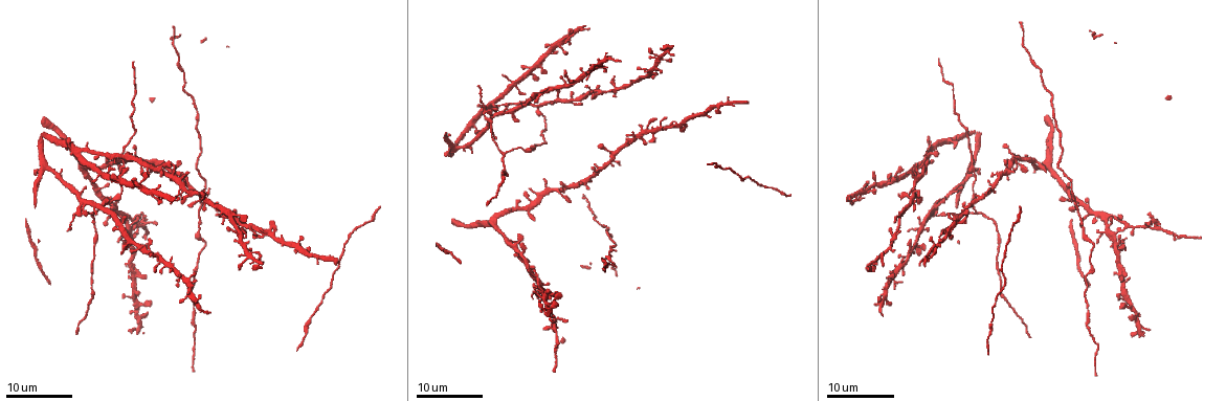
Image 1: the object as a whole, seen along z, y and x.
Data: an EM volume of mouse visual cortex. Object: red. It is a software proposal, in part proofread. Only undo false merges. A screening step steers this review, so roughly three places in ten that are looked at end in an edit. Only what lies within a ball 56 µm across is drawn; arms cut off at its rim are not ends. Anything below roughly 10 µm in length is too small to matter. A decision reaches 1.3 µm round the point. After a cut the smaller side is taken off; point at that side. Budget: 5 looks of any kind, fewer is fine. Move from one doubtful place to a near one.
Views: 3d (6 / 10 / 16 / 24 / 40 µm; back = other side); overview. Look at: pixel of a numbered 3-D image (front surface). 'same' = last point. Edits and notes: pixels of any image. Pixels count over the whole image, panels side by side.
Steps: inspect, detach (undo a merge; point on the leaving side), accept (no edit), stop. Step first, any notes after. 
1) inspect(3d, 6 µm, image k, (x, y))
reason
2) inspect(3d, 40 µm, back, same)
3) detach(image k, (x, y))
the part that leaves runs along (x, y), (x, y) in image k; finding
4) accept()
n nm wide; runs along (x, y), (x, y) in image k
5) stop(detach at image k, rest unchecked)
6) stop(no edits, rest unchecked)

inspect(3d, 24 µm, image 1, (563, 194))
four arms meet

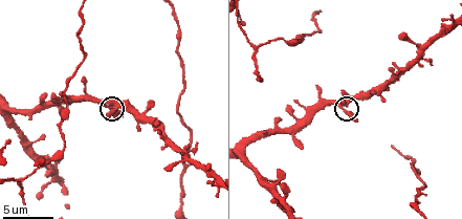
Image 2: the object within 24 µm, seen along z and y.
inspect(3d, 6 µm, image 2, (107, 107))
zoom in

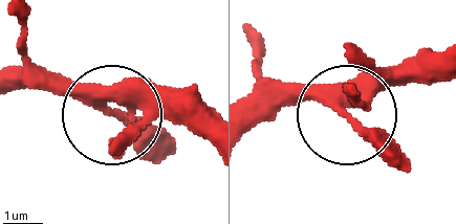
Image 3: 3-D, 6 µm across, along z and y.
accept()
all the same neuron

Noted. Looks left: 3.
inspect(3d, 16 µm, image 1, (1115, 235))
arms part here

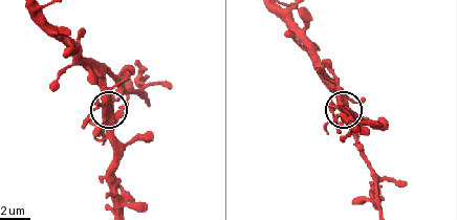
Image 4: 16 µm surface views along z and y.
inspect(3d, 10 µm, same)
closer look

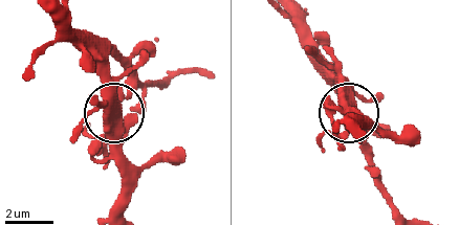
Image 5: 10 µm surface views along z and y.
accept()
400 nm wide; all the same neuron

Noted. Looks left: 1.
inspect(3d, 10 µm, image 2, (51, 179))
arms part here

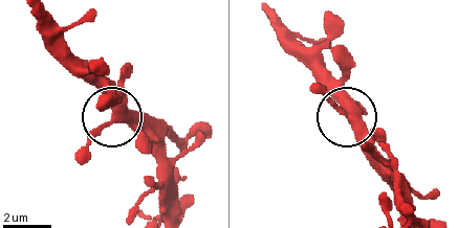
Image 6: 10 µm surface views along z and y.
accept()
3 arms; all the same neuron

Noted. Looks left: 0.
stop(no edits, rest unchecked)

